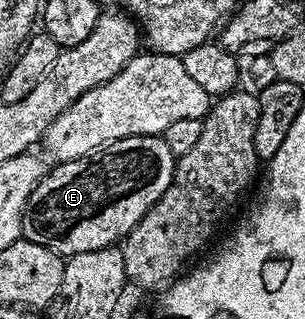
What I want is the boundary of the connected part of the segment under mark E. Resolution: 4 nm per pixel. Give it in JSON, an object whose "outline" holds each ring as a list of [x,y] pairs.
{"outline":[[[162,136],[120,138],[86,156],[55,163],[28,198],[21,239],[36,242],[63,258],[117,245],[117,240],[138,228],[140,218],[168,190],[175,163]]]}

